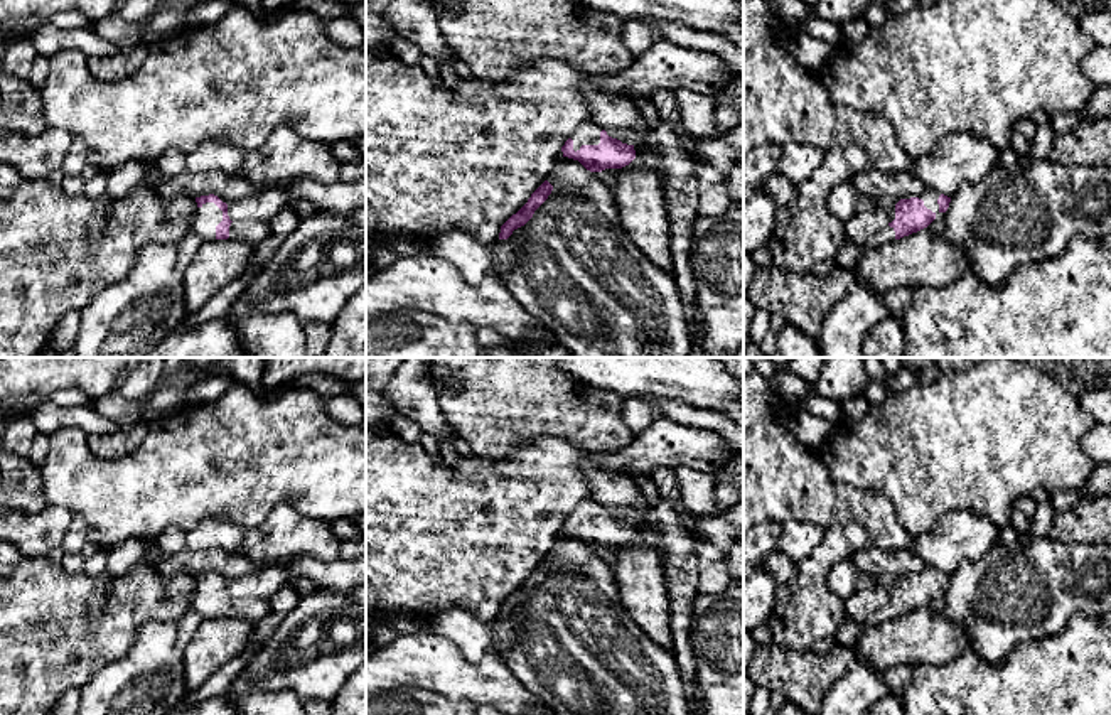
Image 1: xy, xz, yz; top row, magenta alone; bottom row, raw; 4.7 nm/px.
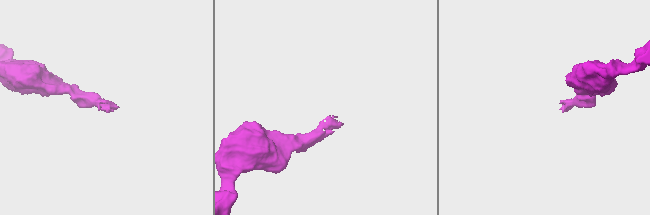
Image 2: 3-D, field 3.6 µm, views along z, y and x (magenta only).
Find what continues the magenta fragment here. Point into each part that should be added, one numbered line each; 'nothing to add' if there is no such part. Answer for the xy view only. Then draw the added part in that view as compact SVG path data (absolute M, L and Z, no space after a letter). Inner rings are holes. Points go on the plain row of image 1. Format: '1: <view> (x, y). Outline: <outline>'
1: xy (208, 594). Outline: M206 580L196 587L192 599L192 610L199 612L204 619L216 617L216 604L223 599L223 589L214 580Z

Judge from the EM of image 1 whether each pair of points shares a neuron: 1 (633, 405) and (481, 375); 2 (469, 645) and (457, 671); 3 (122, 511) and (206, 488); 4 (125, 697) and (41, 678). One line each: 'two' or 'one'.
1: two
2: two
3: one
4: two

